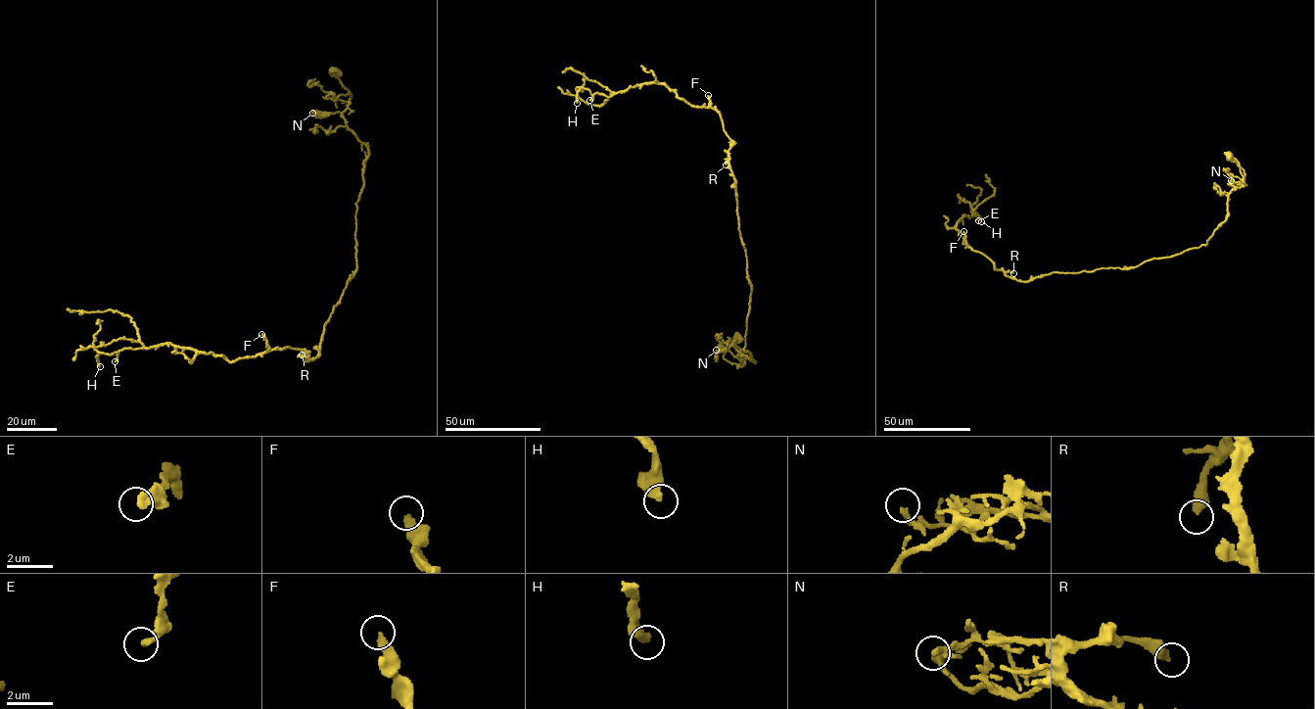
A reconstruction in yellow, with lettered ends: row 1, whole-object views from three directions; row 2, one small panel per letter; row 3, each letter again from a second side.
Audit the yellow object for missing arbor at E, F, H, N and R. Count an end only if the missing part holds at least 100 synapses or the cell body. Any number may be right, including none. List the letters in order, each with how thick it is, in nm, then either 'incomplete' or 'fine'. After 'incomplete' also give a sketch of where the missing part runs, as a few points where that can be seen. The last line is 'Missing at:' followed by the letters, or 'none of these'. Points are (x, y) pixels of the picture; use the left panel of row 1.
E: 340 nm thick; fine
F: 360 nm thick; fine
H: 360 nm thick; fine
N: 240 nm thick; fine
R: 420 nm thick; fine
Missing at: none of these

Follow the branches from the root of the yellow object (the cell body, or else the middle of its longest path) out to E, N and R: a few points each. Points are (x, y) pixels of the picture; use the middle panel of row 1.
E: (737, 338), (742, 365), (741, 354), (755, 361), (721, 116), (656, 83), (589, 100)
N: (737, 338), (735, 347), (744, 365), (728, 351), (716, 350)
R: (737, 338), (742, 365), (741, 354), (755, 361), (744, 350), (751, 285), (728, 156), (726, 165)

